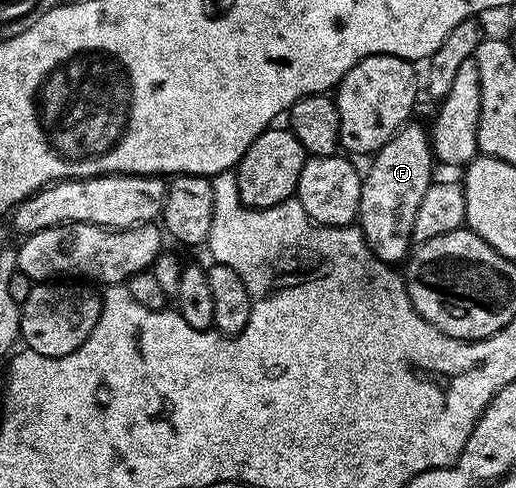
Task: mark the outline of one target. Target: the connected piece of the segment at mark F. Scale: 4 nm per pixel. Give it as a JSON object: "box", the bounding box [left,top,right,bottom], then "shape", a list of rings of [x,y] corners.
{"box":[357,124,433,264],"shape":[[[404,124],[380,150],[375,151],[370,159],[371,167],[362,175],[357,225],[363,231],[368,248],[388,264],[402,263],[412,253],[413,220],[417,220],[417,207],[421,205],[421,196],[425,196],[425,188],[433,181],[433,151],[428,131],[411,125]]]}

